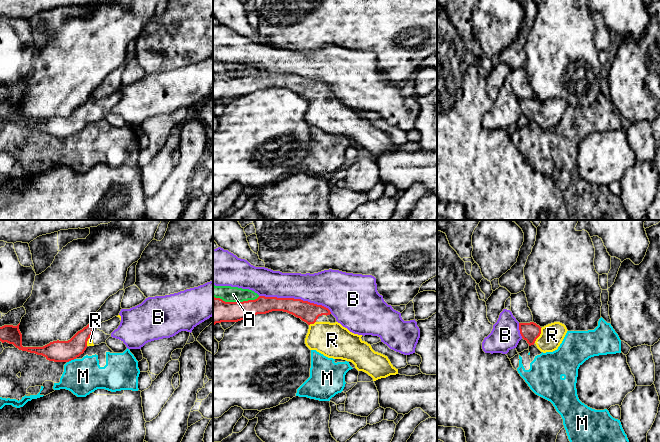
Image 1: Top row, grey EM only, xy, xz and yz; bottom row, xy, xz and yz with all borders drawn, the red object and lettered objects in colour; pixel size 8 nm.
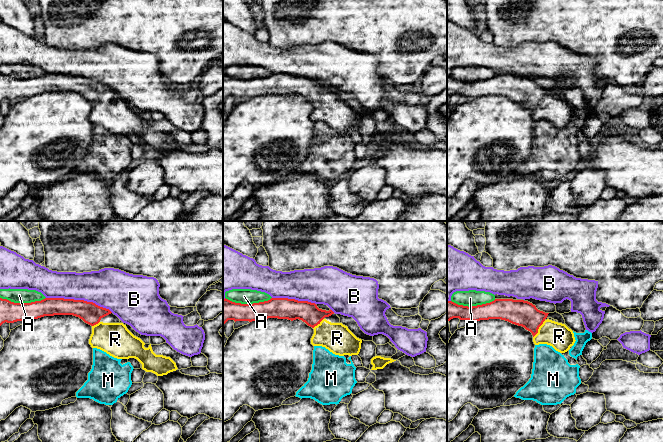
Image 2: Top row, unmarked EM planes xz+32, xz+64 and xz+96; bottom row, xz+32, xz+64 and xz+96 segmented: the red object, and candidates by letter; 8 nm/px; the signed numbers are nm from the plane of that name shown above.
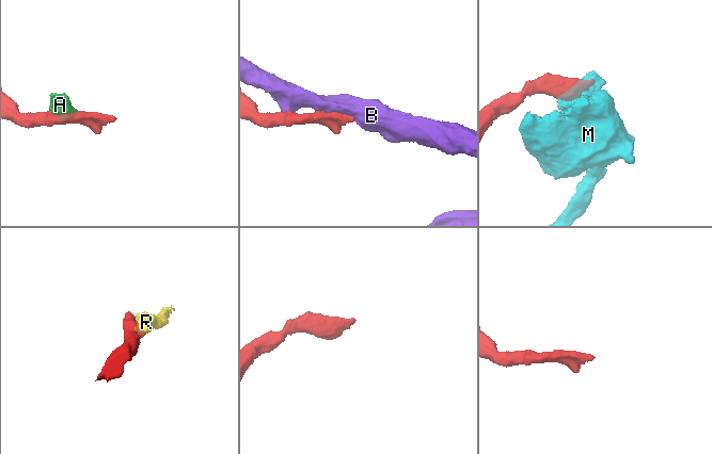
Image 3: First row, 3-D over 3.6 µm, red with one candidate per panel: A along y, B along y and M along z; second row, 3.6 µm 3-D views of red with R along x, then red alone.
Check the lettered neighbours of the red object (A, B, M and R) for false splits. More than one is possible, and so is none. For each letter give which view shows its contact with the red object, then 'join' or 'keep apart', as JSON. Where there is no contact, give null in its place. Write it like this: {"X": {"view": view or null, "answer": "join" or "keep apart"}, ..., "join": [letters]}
{"A": {"view": "xz", "answer": "keep apart"}, "B": {"view": "xz", "answer": "keep apart"}, "M": {"view": "xy", "answer": "keep apart"}, "R": {"view": "yz", "answer": "join"}, "join": ["R"]}

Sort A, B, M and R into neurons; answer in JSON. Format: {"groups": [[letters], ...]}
{"groups": [["A", "M"], ["B"], ["R"]]}

